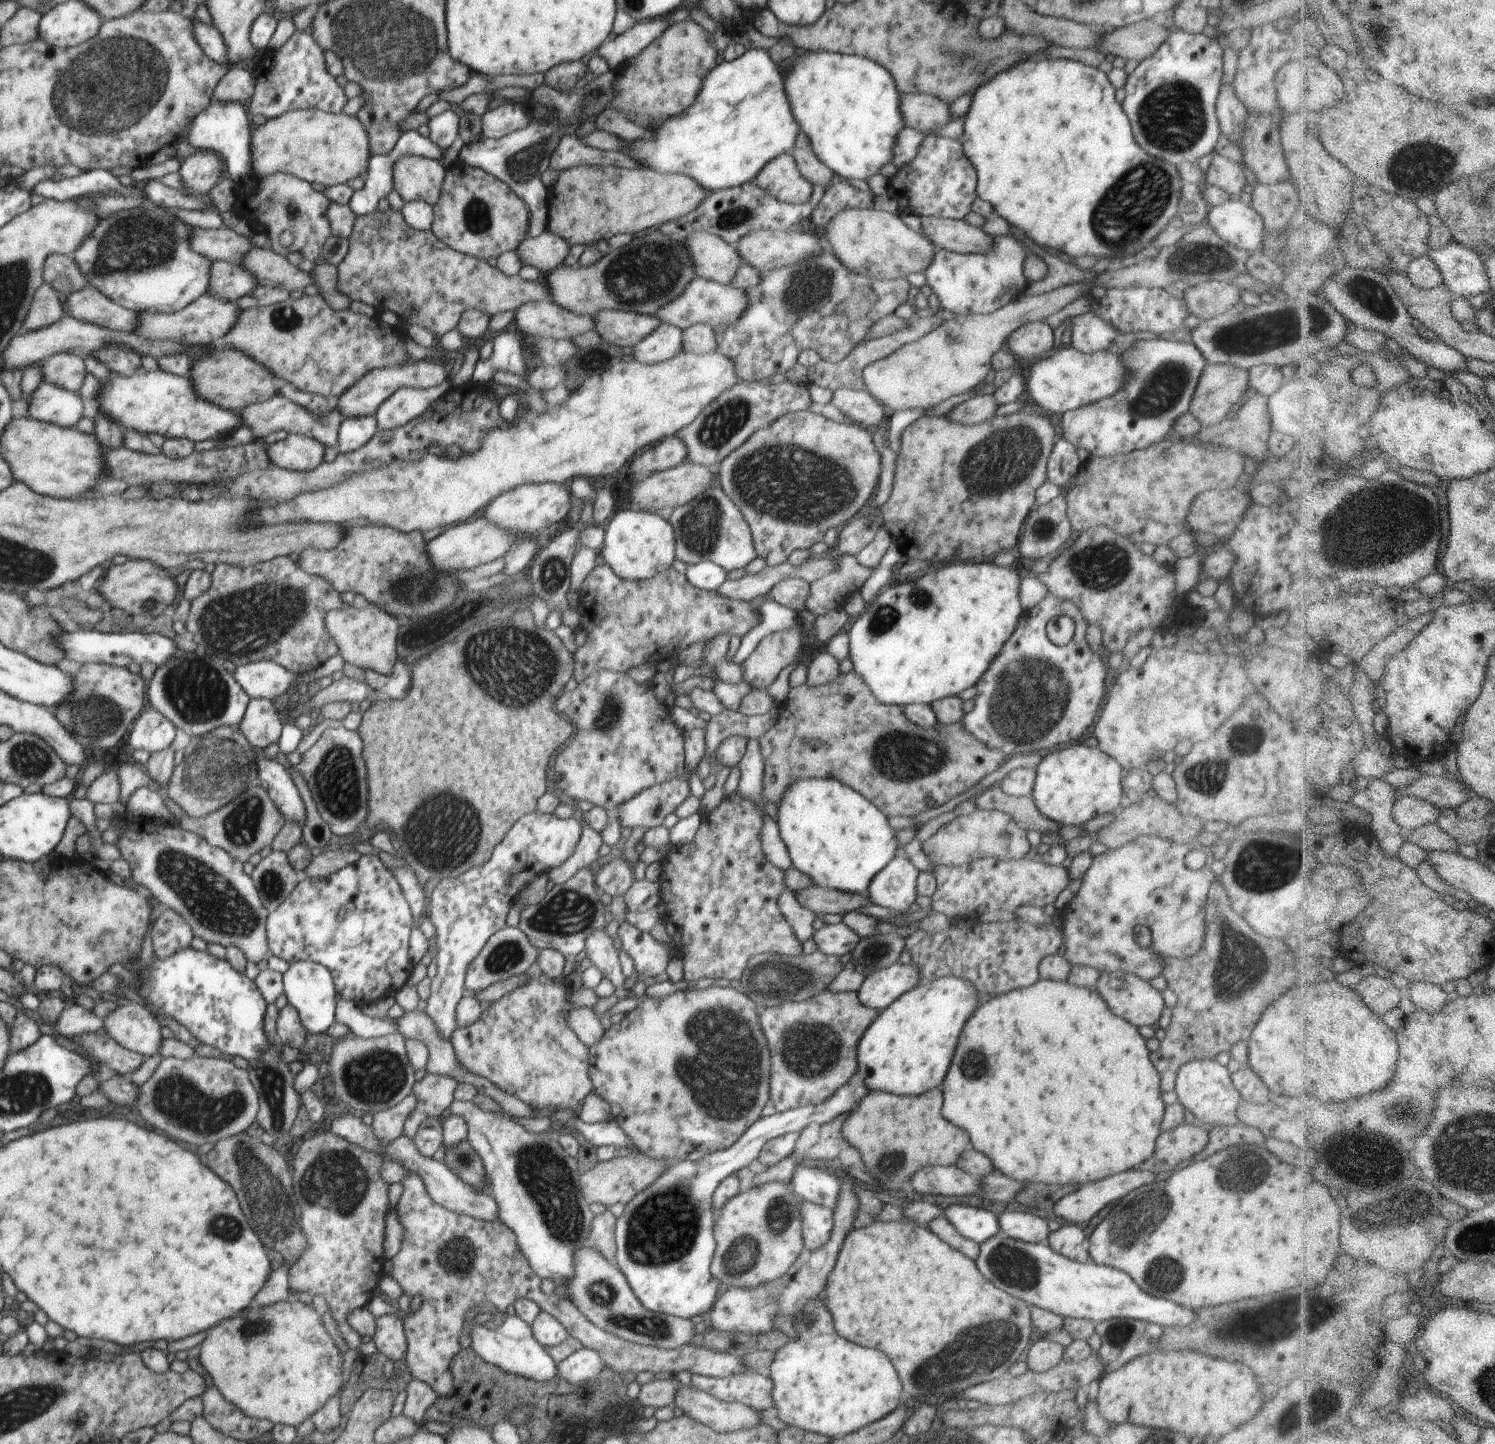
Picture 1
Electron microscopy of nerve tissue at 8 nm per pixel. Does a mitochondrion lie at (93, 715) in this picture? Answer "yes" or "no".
yes

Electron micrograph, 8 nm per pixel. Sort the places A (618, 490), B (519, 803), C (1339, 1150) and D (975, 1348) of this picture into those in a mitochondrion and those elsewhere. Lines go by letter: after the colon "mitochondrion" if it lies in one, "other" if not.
A: other
B: other
C: other
D: mitochondrion

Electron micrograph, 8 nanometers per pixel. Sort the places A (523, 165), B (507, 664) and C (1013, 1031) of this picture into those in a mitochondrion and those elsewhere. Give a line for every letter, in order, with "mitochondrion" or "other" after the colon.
A: mitochondrion
B: mitochondrion
C: other

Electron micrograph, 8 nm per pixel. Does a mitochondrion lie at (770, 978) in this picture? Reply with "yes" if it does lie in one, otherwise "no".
yes

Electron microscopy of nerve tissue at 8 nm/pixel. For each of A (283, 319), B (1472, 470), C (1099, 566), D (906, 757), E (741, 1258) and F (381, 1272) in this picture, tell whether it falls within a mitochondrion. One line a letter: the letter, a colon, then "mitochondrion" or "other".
A: mitochondrion
B: other
C: mitochondrion
D: mitochondrion
E: mitochondrion
F: other

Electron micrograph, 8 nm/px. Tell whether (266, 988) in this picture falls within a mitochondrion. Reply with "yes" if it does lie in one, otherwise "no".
no

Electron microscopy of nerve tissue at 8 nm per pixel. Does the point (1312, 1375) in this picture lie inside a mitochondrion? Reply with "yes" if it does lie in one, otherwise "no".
no

